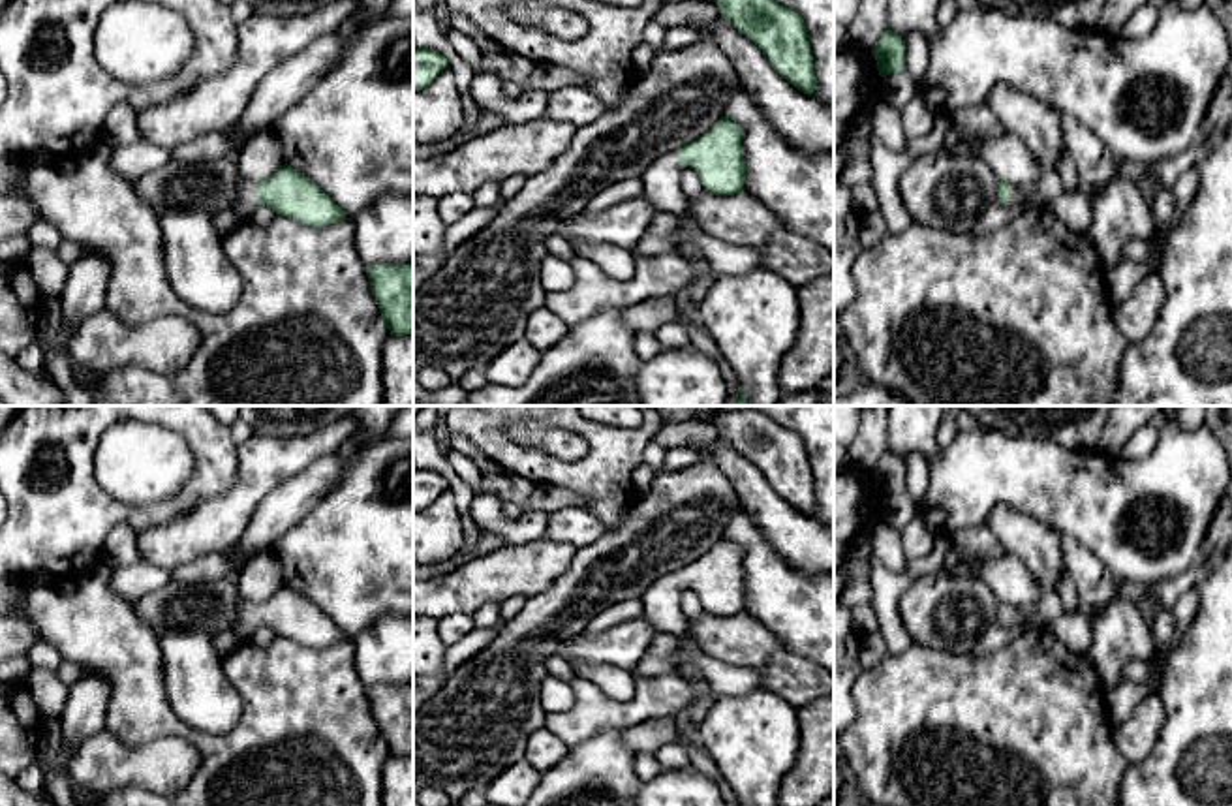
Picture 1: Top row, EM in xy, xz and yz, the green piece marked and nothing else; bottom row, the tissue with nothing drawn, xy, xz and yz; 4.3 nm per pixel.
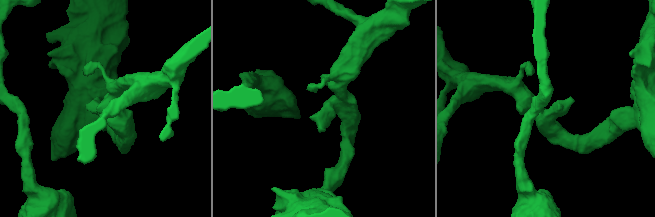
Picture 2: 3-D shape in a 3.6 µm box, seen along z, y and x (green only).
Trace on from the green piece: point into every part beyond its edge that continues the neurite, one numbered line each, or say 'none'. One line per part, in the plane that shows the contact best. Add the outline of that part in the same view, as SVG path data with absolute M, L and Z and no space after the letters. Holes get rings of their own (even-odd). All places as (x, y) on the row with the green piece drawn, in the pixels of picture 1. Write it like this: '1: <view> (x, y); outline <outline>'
1: xy (246, 201); outline M242 178L239 184L239 194L233 203L233 210L242 218L248 220L248 216L259 207L257 201L257 188L255 182L250 178Z

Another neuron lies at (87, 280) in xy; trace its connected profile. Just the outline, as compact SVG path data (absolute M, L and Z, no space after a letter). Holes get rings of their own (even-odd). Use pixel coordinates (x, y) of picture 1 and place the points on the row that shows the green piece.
M83 250L83 256L66 269L66 284L58 295L68 329L77 331L83 319L105 308L109 282L109 261L94 252Z

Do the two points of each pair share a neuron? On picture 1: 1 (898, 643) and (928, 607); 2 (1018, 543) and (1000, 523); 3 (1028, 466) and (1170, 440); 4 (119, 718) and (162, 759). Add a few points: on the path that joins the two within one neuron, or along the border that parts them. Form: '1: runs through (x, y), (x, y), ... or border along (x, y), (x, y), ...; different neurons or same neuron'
1: border along (908, 585), (900, 598), (900, 619), (913, 641); different neurons
2: runs through (1015, 538), (1005, 528); same neuron
3: runs through (1065, 489), (1129, 489), (1140, 478); same neuron
4: border along (106, 728), (126, 744), (164, 737), (188, 743); different neurons

